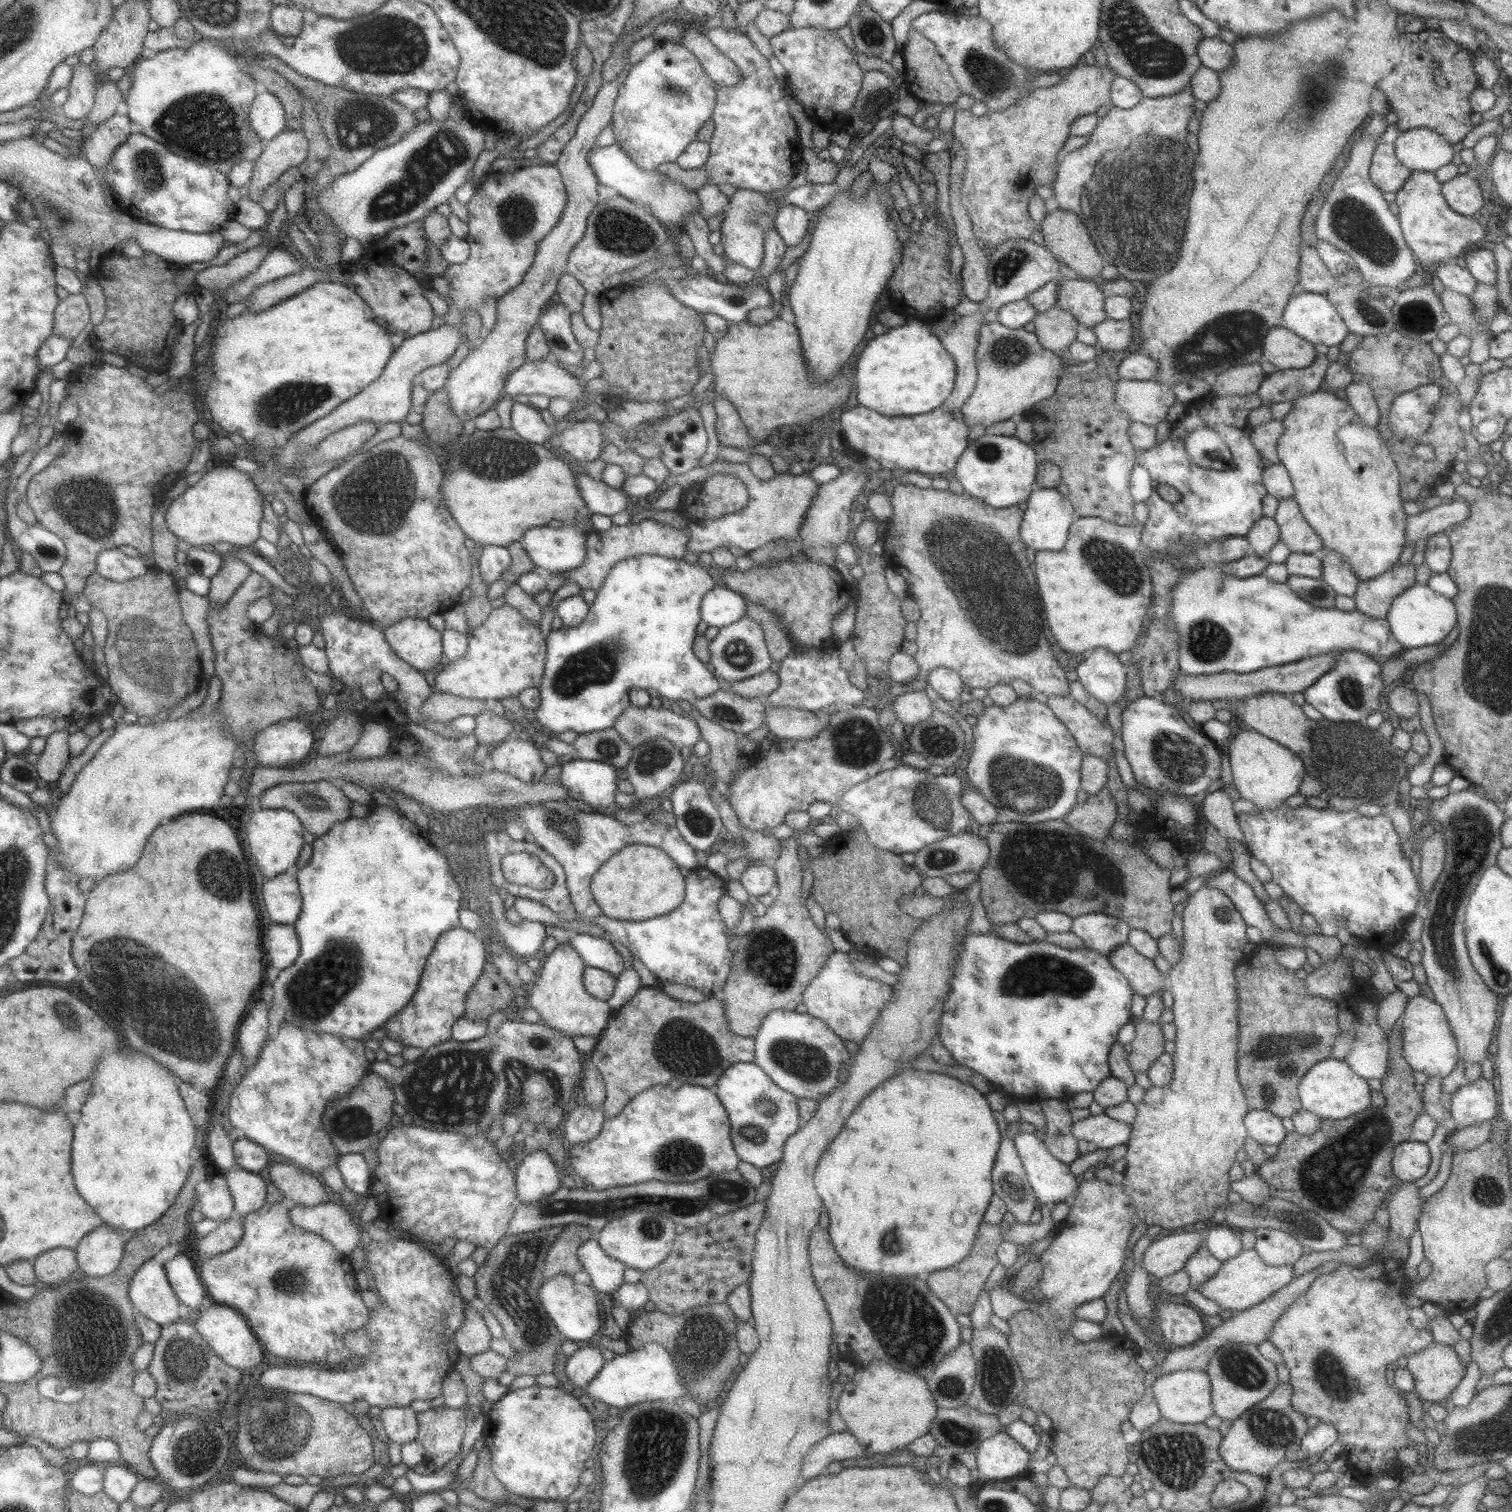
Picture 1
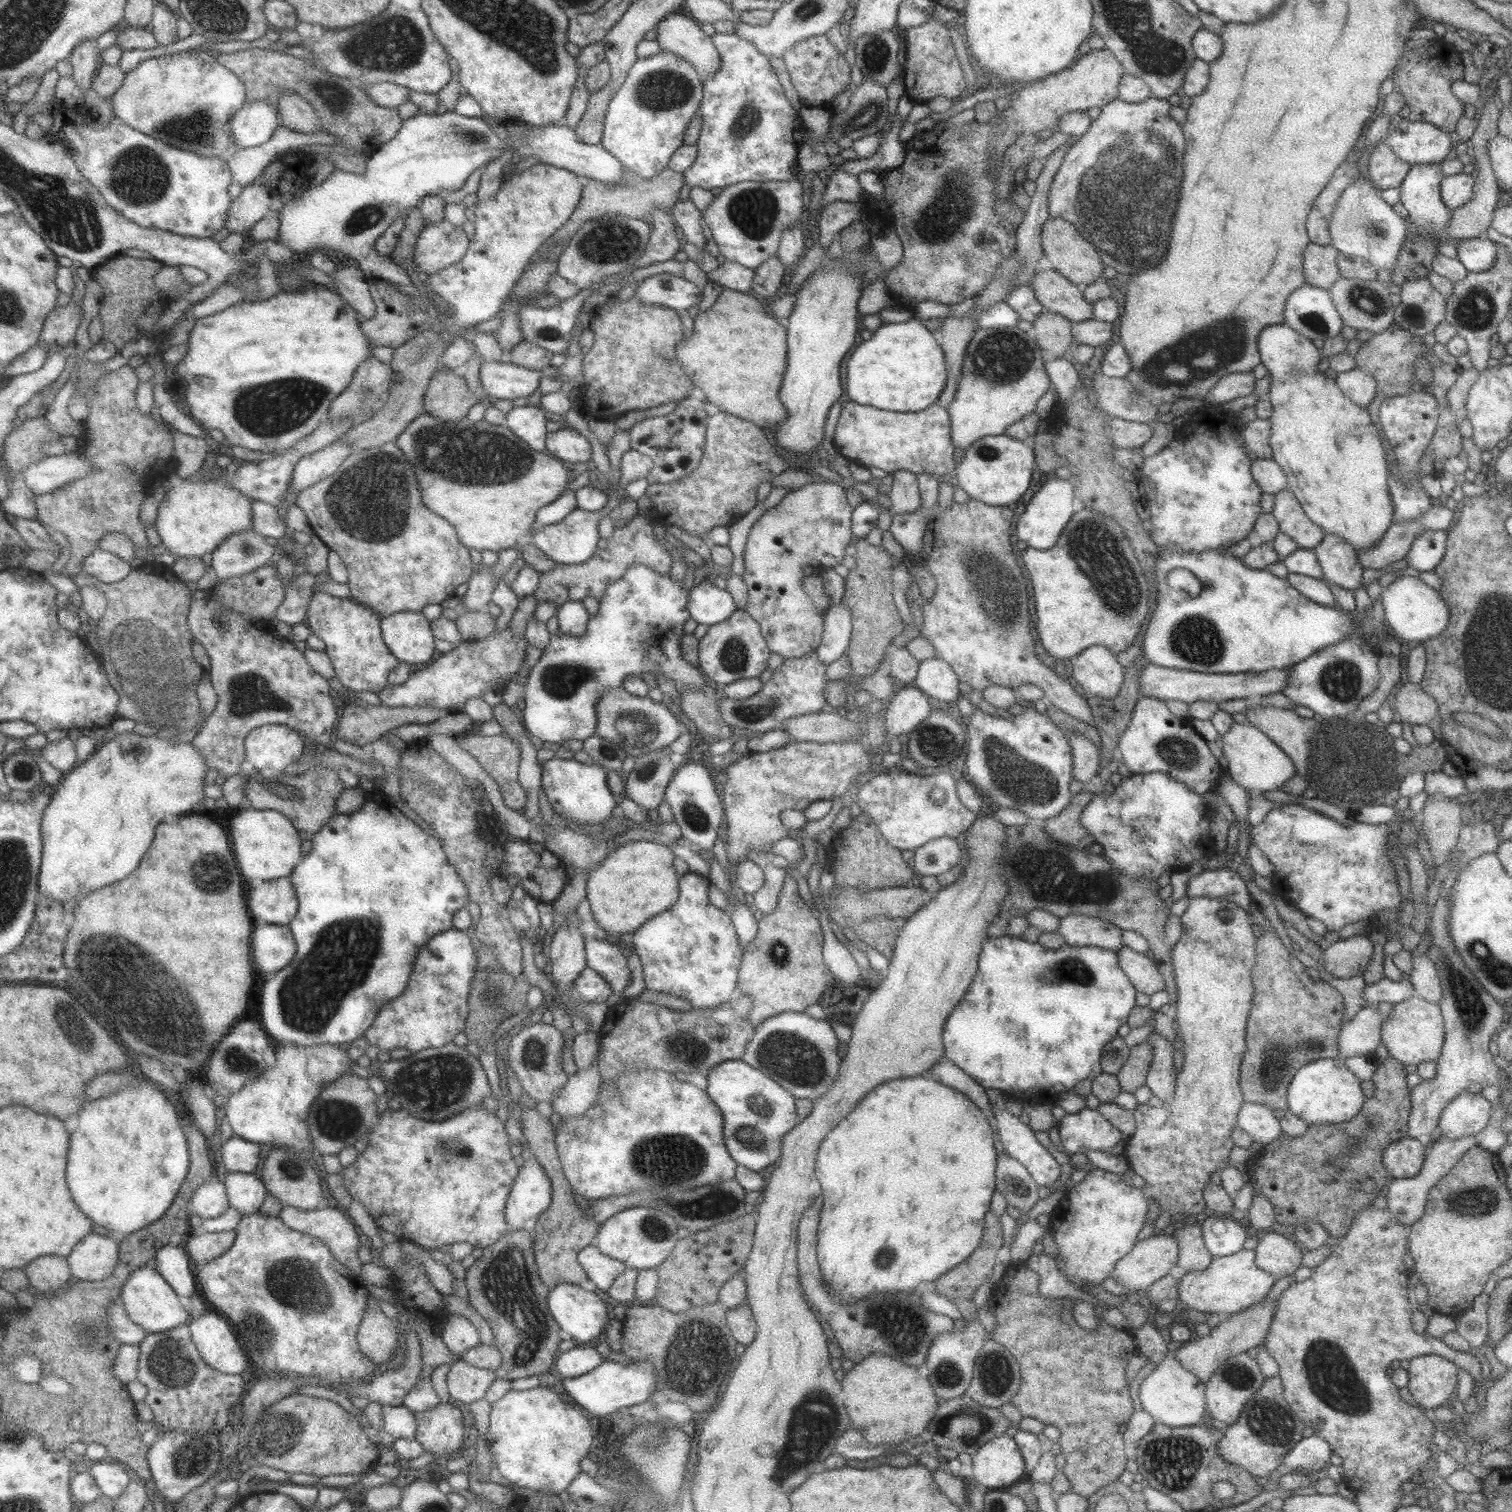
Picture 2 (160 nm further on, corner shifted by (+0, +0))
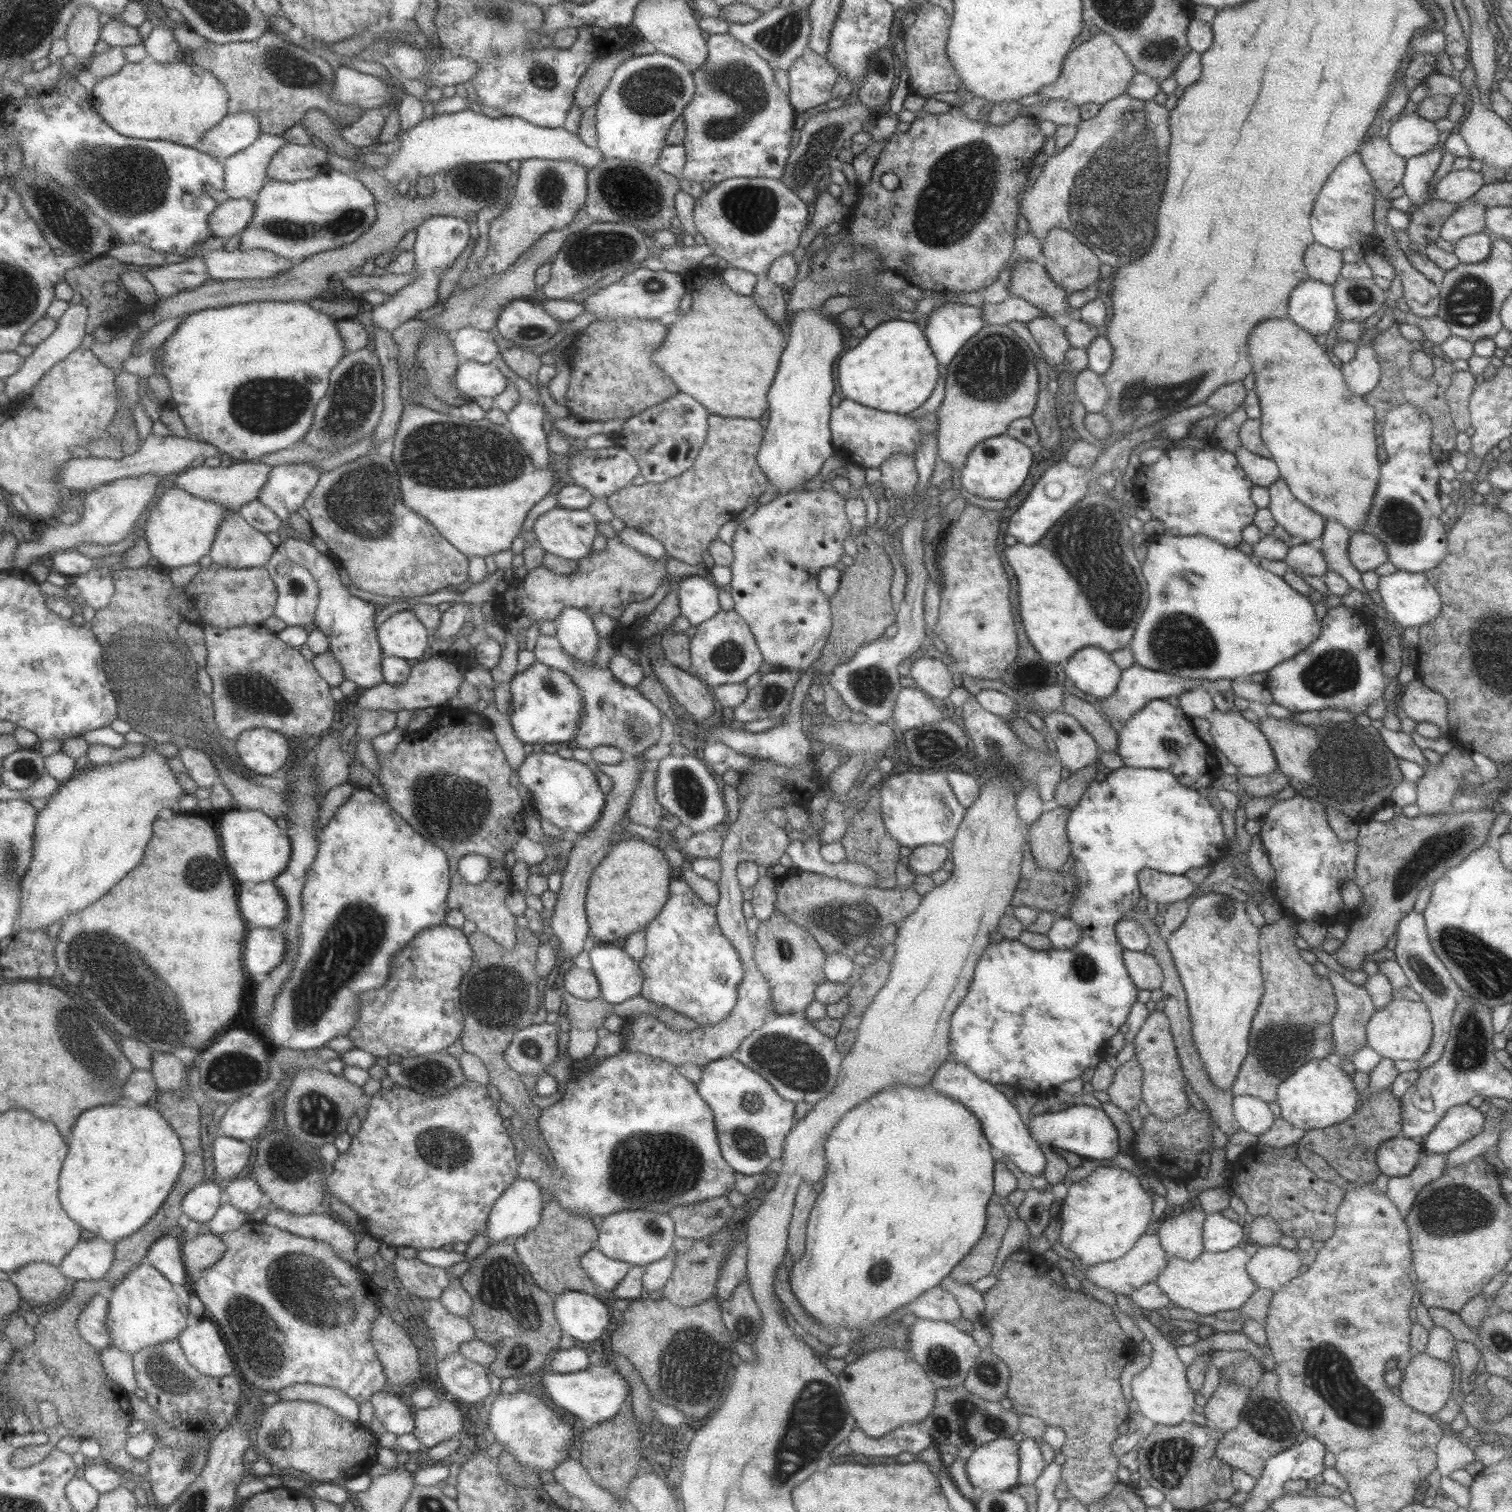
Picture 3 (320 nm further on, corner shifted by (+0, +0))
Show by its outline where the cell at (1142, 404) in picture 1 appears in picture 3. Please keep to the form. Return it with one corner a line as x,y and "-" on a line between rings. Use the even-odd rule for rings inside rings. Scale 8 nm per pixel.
1090,369
1079,371
1075,378
1077,400
1082,402
1088,413
1102,412
1109,392
1101,379
1101,375

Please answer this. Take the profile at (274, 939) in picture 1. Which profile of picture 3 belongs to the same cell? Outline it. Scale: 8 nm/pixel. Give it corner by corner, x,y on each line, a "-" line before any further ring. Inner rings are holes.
260,927
250,930
245,952
248,974
274,973
284,964
288,951
289,940
282,929

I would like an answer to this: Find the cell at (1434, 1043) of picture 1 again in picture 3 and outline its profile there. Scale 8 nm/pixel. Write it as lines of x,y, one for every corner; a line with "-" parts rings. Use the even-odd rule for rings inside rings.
1395,997
1383,1009
1376,1010
1365,1027
1367,1046
1393,1061
1419,1061
1429,1049
1433,1037
1433,1020
1428,1005
1404,998

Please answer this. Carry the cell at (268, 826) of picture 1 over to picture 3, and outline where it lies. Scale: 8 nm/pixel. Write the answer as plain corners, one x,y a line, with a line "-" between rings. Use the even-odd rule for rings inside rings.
232,810
221,824
223,850
228,854
234,876
242,884
274,881
291,864
295,852
289,830
282,830
278,822
263,810

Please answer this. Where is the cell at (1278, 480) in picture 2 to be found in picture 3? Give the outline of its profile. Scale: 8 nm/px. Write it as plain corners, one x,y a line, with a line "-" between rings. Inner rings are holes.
1238,447
1233,453
1249,480
1256,486
1268,488
1281,477
1274,459
1254,454
1244,447

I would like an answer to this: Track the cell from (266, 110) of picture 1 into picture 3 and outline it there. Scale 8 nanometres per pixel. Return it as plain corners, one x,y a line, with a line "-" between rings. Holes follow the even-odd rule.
229,114
215,129
203,134
202,143
208,153
225,161
250,148
262,133
263,123
255,114

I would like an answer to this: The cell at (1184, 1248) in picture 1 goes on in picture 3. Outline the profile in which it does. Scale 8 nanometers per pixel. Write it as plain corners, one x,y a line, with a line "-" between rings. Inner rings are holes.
1154,1234
1142,1235
1140,1240
1130,1252
1122,1258
1089,1266
1086,1270
1086,1278
1098,1288
1107,1288
1114,1293
1131,1295
1142,1285
1154,1281
1155,1278
1166,1268
1169,1257
1160,1245
1160,1238

